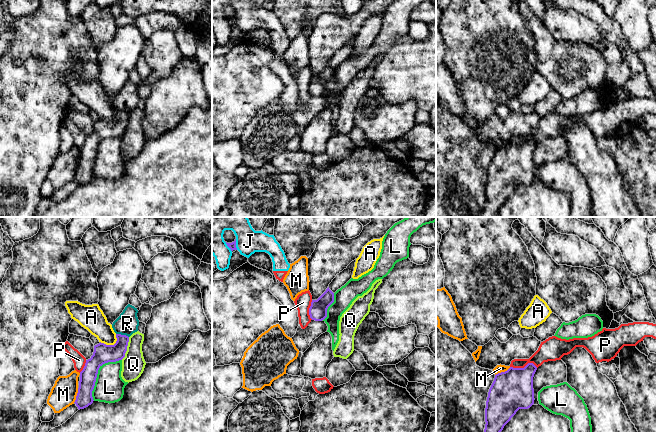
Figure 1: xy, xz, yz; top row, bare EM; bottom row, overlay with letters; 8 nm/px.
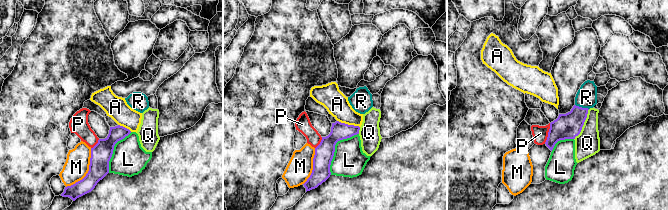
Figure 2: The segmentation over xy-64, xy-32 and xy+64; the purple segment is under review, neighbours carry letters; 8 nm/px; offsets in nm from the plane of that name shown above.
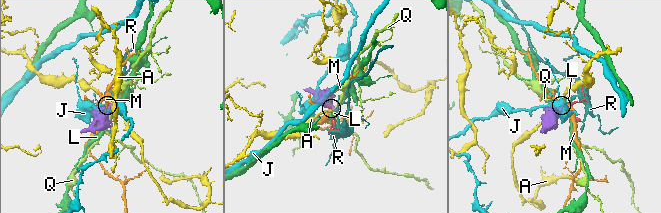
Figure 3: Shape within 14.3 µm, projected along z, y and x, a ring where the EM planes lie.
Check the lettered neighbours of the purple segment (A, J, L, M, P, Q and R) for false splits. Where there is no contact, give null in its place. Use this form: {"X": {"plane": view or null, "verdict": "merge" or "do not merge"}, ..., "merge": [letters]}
{"A": {"plane": "xy", "verdict": "do not merge"}, "J": {"plane": "xz", "verdict": "do not merge"}, "L": {"plane": "xy", "verdict": "do not merge"}, "M": {"plane": "yz", "verdict": "do not merge"}, "P": {"plane": "yz", "verdict": "do not merge"}, "Q": {"plane": "xy", "verdict": "do not merge"}, "R": {"plane": "xy", "verdict": "do not merge"}, "merge": []}

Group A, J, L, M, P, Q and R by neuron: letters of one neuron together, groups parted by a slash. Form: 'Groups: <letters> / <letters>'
Groups: A / J P / L / M / Q / R

